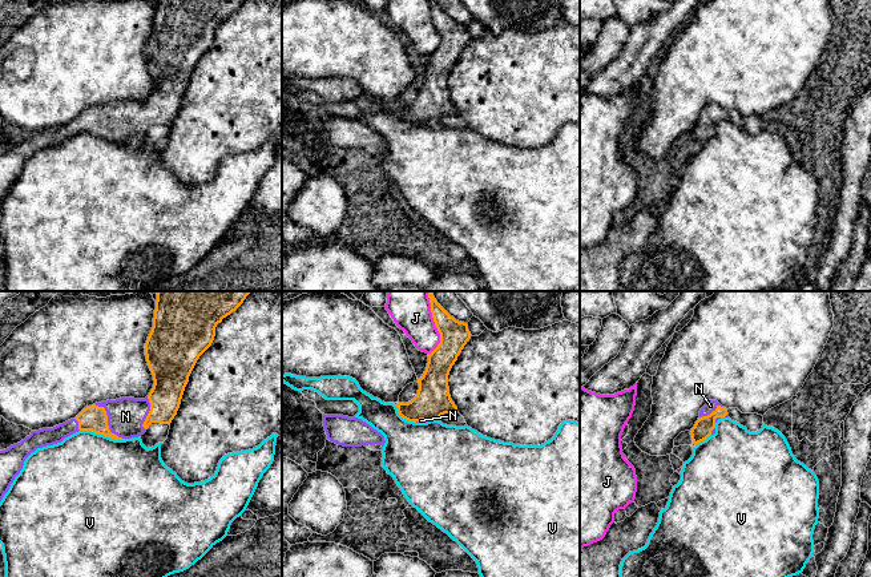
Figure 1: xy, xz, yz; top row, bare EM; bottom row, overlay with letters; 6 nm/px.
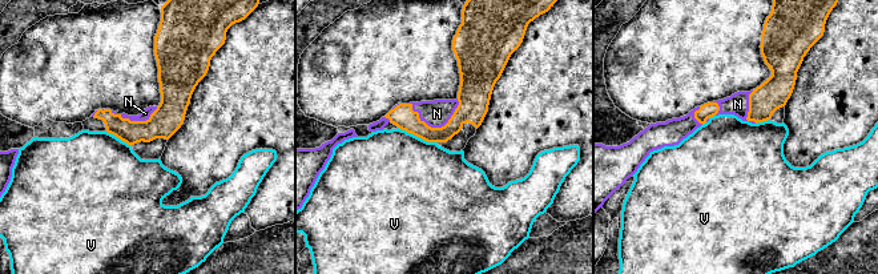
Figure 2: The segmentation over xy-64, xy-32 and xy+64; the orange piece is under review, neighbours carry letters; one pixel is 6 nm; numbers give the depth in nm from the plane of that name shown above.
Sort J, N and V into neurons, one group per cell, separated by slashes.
J / N / V

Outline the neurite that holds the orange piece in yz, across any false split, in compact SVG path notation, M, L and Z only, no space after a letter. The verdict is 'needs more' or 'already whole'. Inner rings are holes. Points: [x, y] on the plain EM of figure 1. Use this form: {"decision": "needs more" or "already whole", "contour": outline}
{"decision": "needs more", "contour": "M709 102L699 113L699 120L690 133L693 146L706 142L715 136L715 125L721 120L729 120L727 112L717 102Z"}

